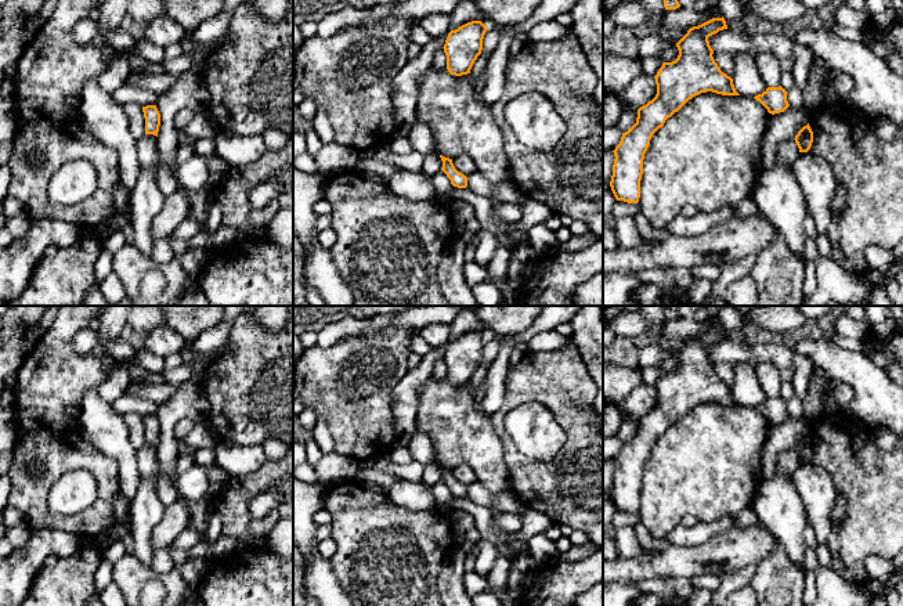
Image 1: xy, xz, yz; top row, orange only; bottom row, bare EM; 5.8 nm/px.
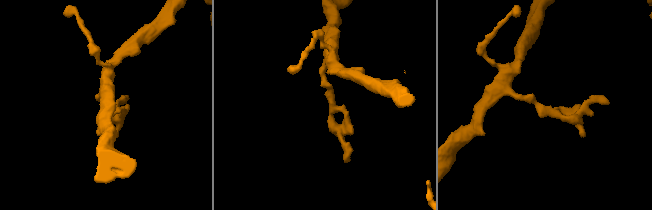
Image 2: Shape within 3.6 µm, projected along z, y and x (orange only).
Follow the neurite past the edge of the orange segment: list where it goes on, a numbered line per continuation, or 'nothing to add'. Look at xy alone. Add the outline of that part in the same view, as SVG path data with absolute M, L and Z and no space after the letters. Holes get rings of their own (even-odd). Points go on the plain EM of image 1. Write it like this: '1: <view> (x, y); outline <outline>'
nothing to add

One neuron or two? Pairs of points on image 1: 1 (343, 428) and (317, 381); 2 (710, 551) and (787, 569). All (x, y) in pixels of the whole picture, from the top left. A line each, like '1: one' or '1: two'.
1: one
2: two

